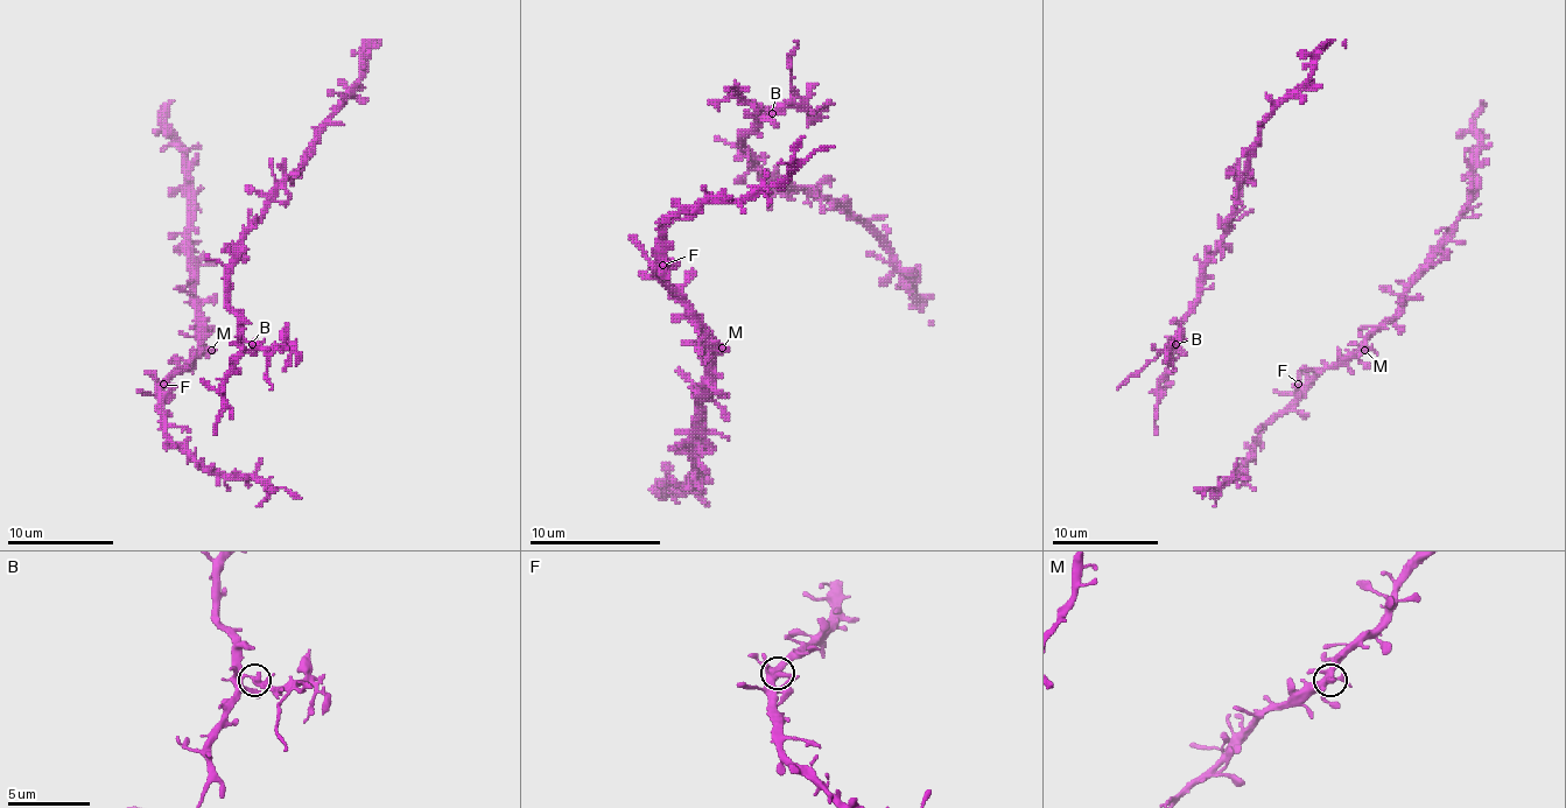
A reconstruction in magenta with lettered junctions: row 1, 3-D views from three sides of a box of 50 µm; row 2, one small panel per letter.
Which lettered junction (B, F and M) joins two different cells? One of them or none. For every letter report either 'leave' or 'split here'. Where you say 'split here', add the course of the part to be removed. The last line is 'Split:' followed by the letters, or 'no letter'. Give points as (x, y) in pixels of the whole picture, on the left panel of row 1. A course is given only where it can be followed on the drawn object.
B: split here; course (251, 344), (269, 355), (269, 390)
F: leave
M: leave
Split: B

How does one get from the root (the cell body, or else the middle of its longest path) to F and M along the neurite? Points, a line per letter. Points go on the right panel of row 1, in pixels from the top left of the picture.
F: (1221, 477), (1244, 475), (1250, 448), (1296, 398), (1298, 384)
M: (1221, 477), (1242, 477), (1250, 448), (1263, 429), (1327, 369), (1342, 365), (1364, 350)

